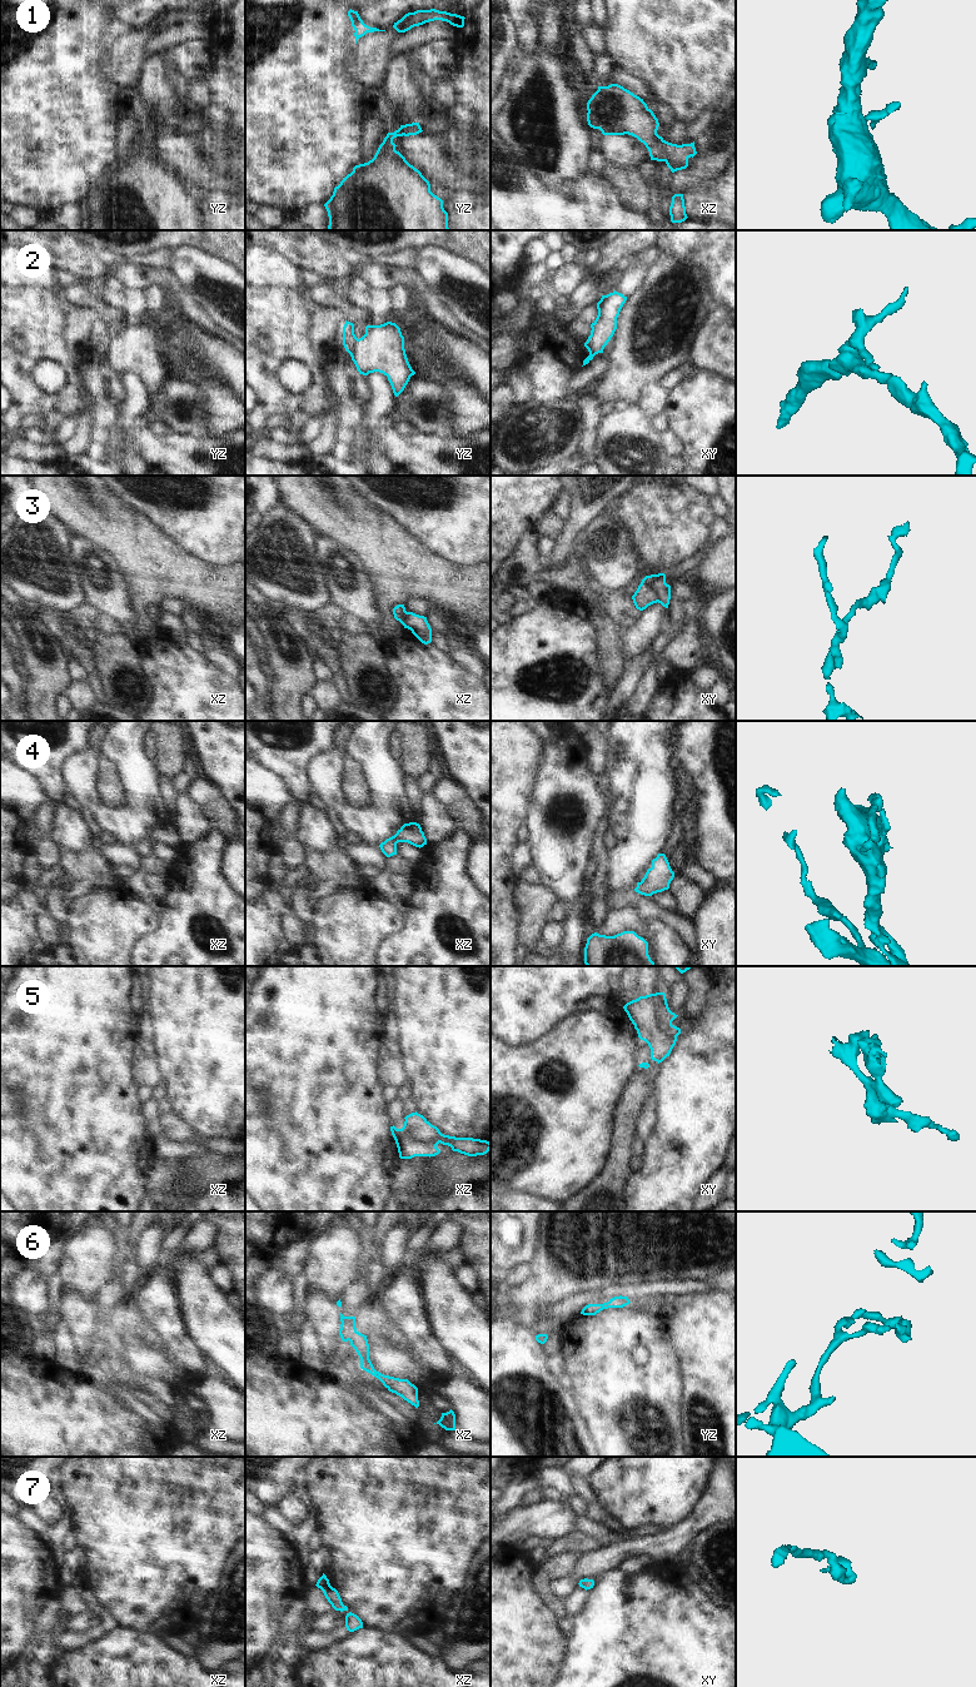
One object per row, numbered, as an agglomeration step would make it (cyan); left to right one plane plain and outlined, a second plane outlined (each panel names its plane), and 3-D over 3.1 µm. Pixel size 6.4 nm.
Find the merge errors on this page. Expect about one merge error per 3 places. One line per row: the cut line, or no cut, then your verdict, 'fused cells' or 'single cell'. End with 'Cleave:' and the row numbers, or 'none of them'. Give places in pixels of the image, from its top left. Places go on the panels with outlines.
1: no cut | single cell
2: xy (586, 342), (592, 349), (602, 351) | fused cells
3: xy (646, 576), (657, 601) | fused cells
4: no cut | single cell
5: no cut | single cell
6: no cut | single cell
7: no cut | single cell
Cleave: 2, 3

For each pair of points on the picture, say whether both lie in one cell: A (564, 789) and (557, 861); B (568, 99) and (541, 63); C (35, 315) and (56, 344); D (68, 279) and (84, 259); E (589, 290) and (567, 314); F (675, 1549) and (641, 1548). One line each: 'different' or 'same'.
A: same
B: same
C: same
D: different
E: same
F: same

